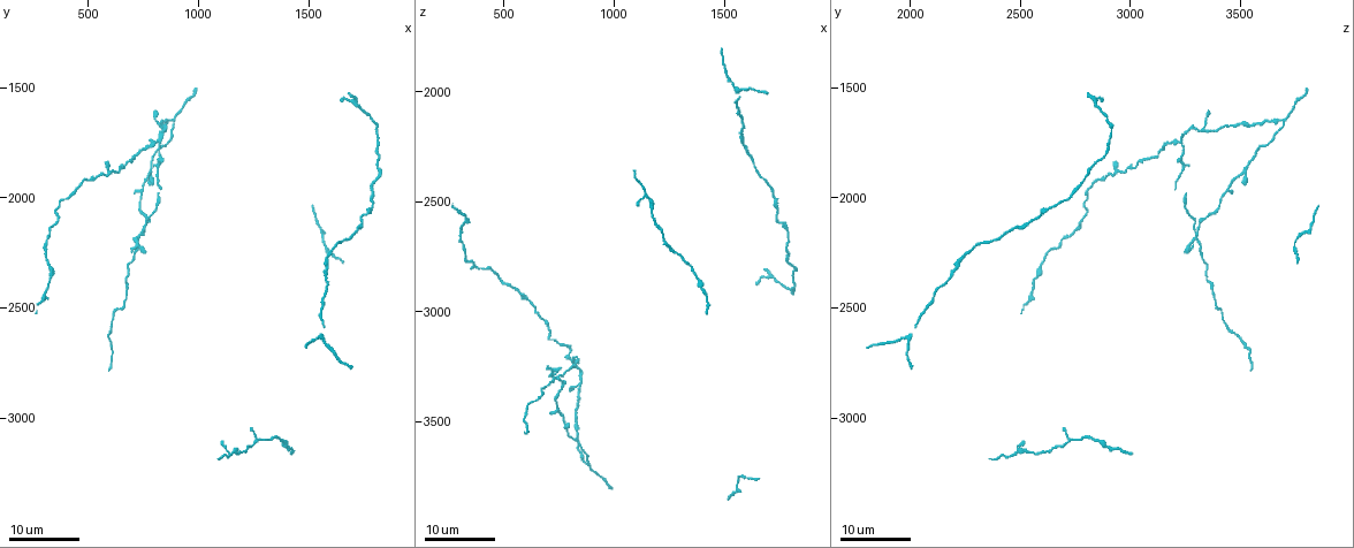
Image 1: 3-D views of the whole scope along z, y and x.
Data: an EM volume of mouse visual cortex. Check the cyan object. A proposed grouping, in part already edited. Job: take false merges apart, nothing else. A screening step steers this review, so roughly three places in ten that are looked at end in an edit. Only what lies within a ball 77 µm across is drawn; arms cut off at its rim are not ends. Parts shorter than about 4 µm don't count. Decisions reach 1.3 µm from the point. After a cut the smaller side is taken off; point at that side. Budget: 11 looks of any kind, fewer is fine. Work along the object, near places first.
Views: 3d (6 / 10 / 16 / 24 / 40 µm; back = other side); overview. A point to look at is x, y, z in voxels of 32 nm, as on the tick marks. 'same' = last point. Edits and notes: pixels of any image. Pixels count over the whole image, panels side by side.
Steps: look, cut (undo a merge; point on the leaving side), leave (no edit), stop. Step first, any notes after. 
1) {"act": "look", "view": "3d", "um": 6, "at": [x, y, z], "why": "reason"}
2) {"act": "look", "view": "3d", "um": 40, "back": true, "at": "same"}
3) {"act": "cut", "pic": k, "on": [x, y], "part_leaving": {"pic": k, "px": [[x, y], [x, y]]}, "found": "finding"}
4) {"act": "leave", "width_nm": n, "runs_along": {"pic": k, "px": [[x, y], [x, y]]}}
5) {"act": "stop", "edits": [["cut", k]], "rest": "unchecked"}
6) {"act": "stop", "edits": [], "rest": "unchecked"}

{"act": "look", "view": "3d", "um": 24, "at": [740, 1960, 3450], "why": "two arms in line, one across"}

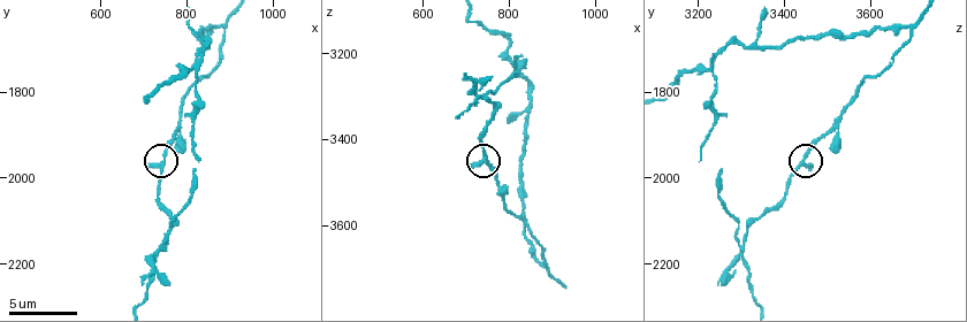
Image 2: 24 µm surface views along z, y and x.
{"act": "look", "view": "3d", "um": 10, "at": [740, 1965, 3440]}

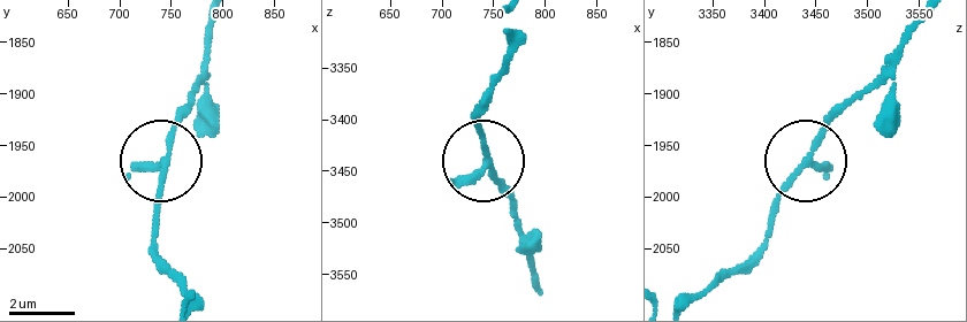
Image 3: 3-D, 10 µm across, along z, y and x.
{"act": "leave", "runs_along": {"pic": 3, "px": [[922, 20], [835, 119], [754, 255]]}, "found": "all the same neuron"}

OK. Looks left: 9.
{"act": "look", "view": "3d", "um": 6, "at": [725, 2180, 3295], "why": "four or more arms meet"}

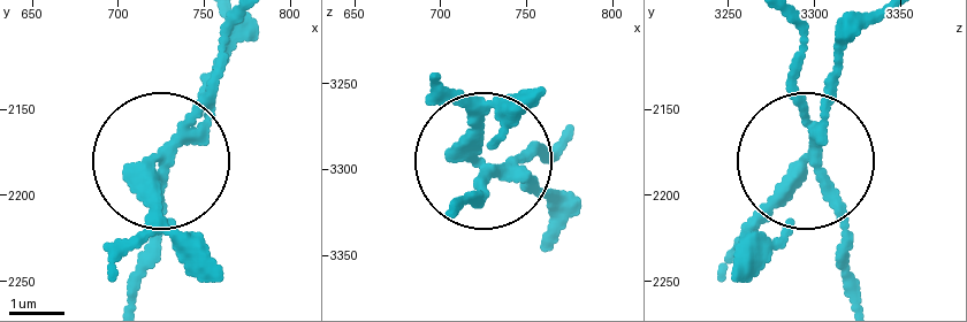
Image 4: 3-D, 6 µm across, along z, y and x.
{"act": "cut", "pic": 4, "on": [481, 200], "arms": 4, "part_leaving": {"pic": 4, "px": [[169, 152], [155, 257], [132, 298]]}, "found": "a second neuron is stuck on"}

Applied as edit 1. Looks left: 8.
{"act": "look", "view": "3d", "um": 10, "at": [825, 1745, 3235], "why": "three arms meet"}

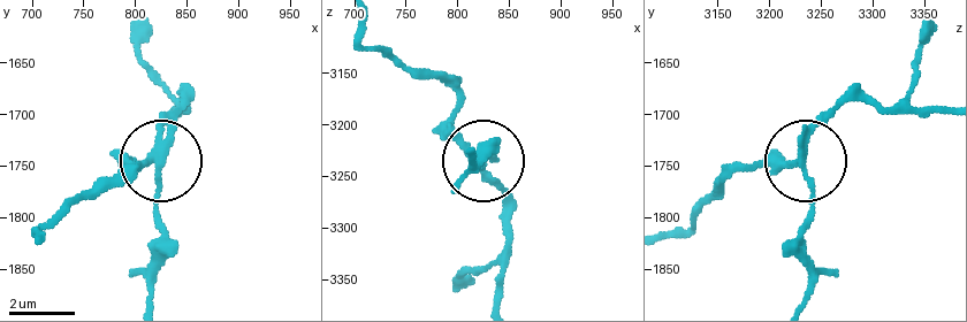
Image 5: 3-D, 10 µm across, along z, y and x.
{"act": "look", "view": "3d", "um": 10, "back": true, "at": [824, 1744, 3230], "why": "other side"}

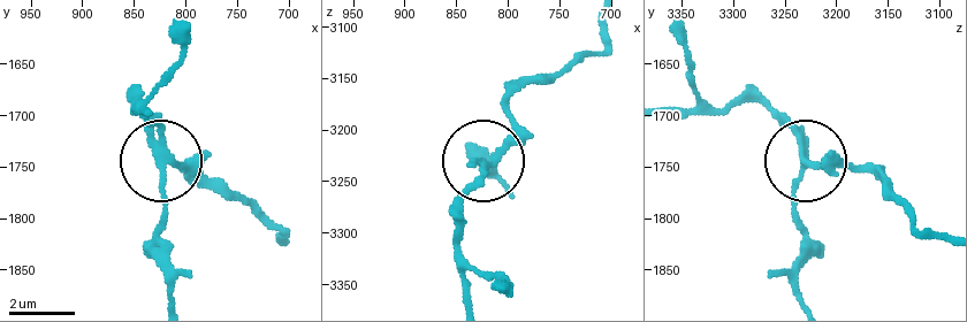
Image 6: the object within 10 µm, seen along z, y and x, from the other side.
{"act": "cut", "pic": 6, "on": [165, 204], "side_arm_um": 7, "arms": 3, "found": "two neurons meet here"}

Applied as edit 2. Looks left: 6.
{"act": "look", "view": "overview", "why": "redraw"}

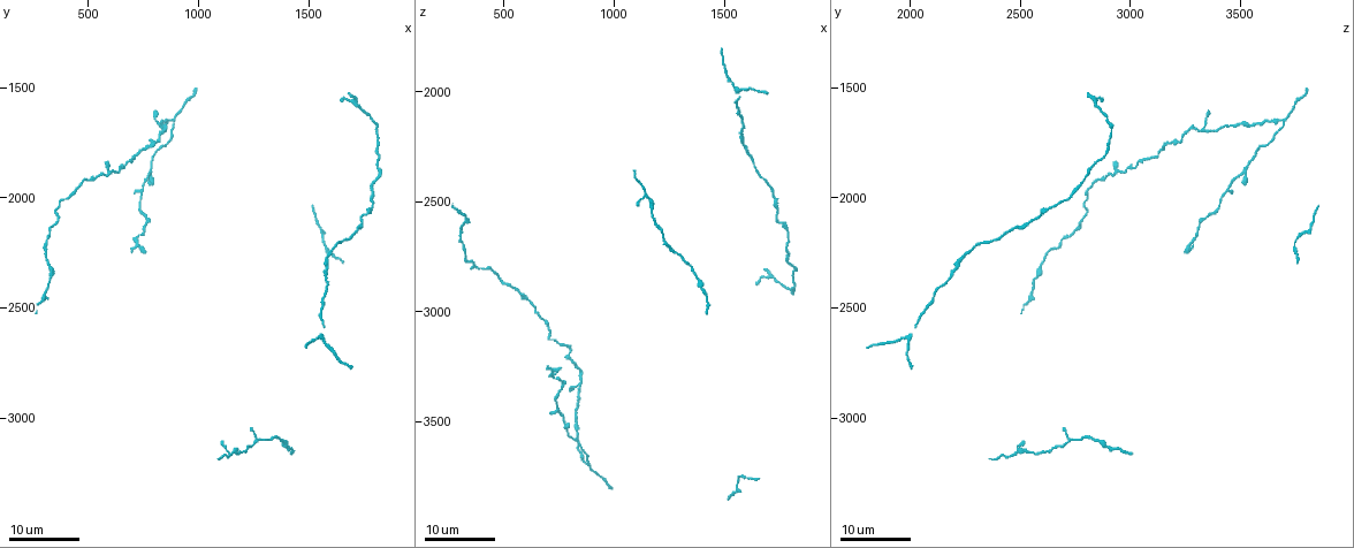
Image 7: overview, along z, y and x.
{"act": "look", "view": "3d", "um": 24, "at": [890, 1650, 3700], "why": "three arms meet"}

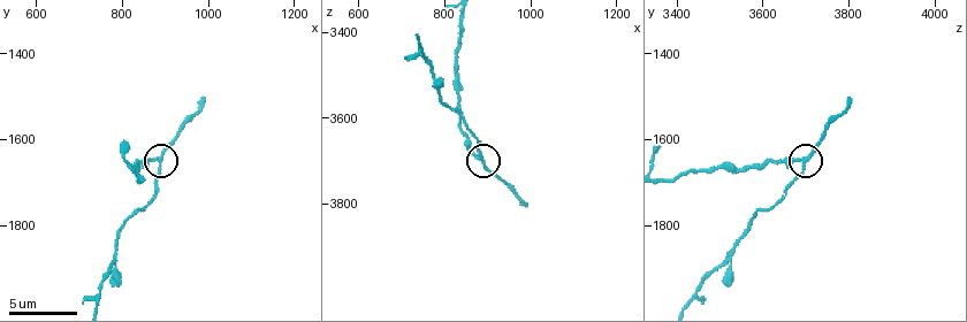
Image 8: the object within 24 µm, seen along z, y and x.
{"act": "look", "view": "3d", "um": 10, "at": [890, 1660, 3695]}

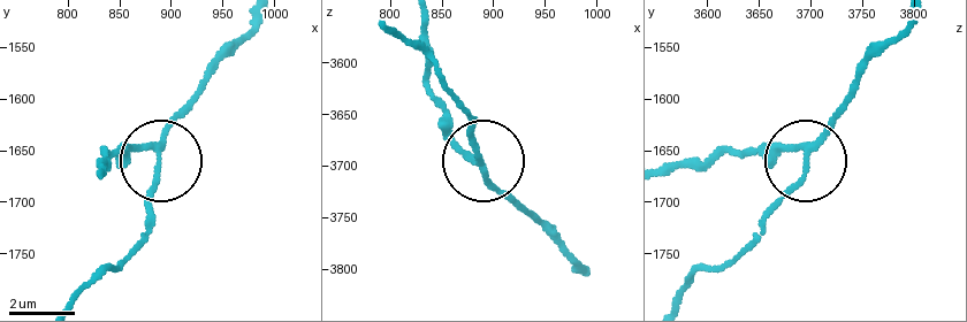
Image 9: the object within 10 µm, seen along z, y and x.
{"act": "leave", "width_nm": 160, "runs_along": {"pic": 9, "px": [[425, 25], [431, 100], [514, 204]]}, "found": "all the same neuron"}

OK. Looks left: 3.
{"act": "look", "view": "3d", "um": 24, "at": [1810, 1690, 2920], "why": "thin neck"}

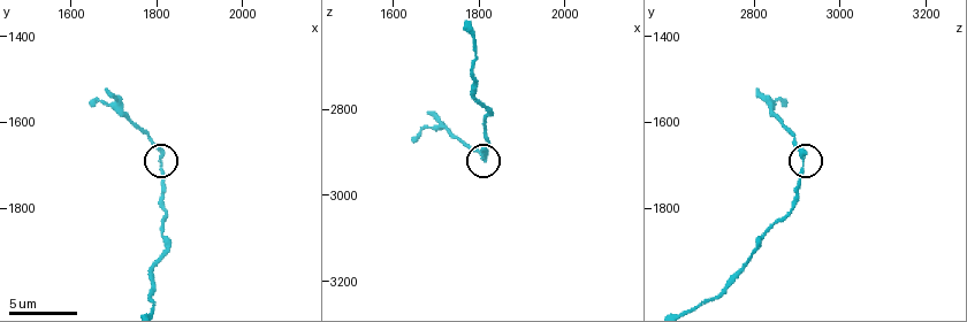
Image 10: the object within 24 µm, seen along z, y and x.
{"act": "look", "view": "3d", "um": 10, "at": [1805, 1705, 2910]}

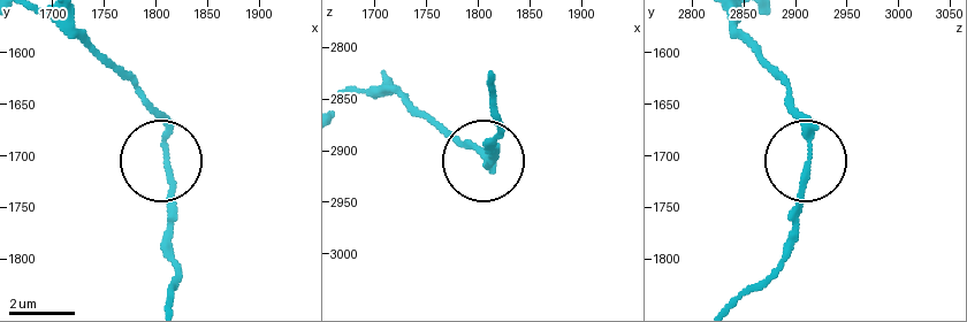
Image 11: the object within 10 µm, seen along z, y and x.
{"act": "cut", "pic": 11, "on": [139, 91], "width_nm": 170, "found": "a second neuron is stuck on"}

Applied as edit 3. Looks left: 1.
{"act": "stop", "edits": [["cut", 4], ["cut", 6], ["cut", 11]], "rest": "unchecked"}

